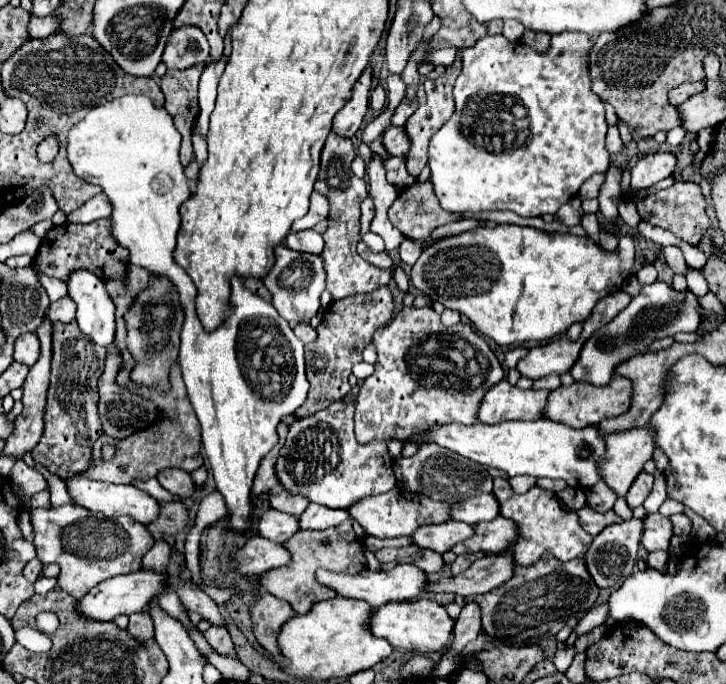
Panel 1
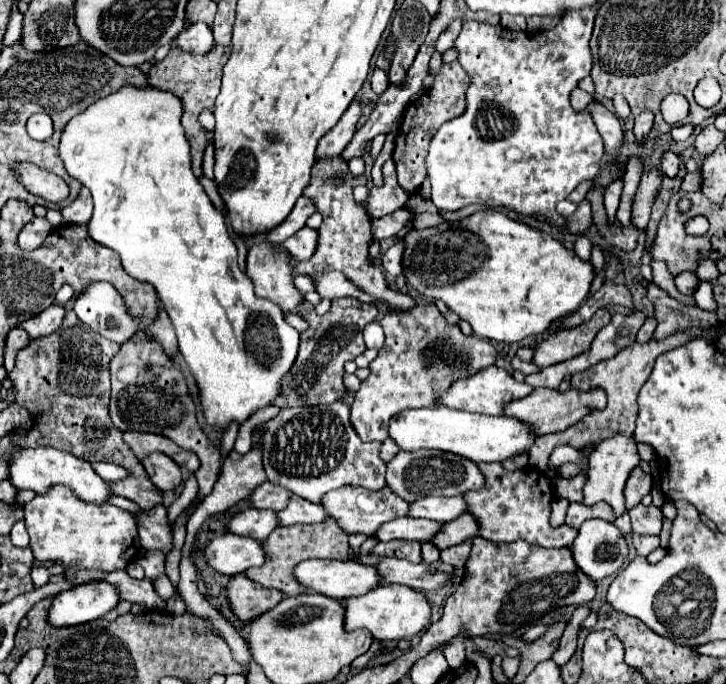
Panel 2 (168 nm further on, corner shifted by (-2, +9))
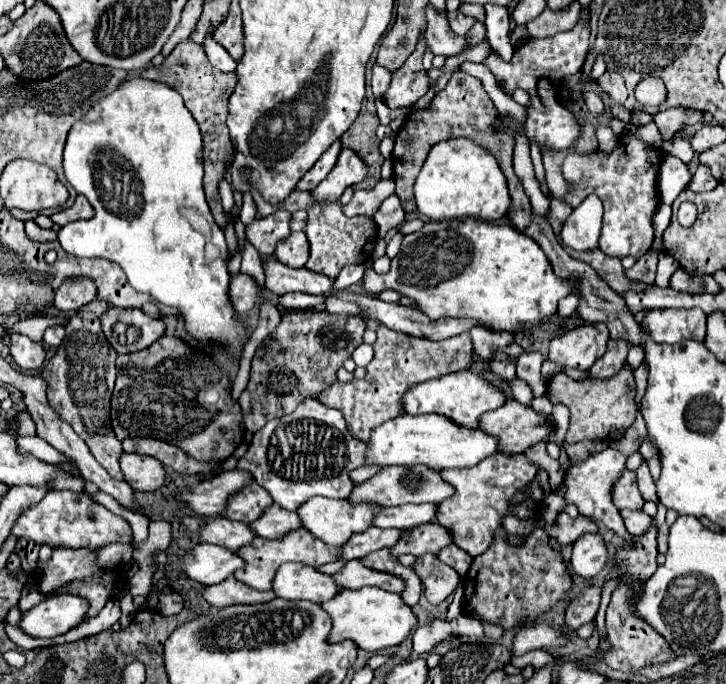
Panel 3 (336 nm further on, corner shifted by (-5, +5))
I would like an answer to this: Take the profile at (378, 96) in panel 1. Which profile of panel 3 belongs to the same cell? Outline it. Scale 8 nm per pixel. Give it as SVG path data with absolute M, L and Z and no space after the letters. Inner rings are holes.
M380 66L372 68L372 92L376 98L384 96L386 88L390 86L390 80L392 80L392 76L386 68L380 68Z

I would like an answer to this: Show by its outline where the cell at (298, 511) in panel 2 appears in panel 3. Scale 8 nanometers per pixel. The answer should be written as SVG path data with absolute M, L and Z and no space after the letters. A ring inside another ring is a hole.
M278 504L268 508L260 520L254 520L250 528L262 536L262 538L284 538L288 532L298 530L302 526L302 520L296 512L290 512Z

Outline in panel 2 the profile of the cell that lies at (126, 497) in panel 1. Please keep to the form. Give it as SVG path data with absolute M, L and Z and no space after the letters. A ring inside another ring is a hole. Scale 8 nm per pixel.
M17 448L9 454L9 482L17 490L33 490L37 494L47 492L53 484L67 484L73 488L73 492L85 500L85 502L95 502L103 504L111 496L109 484L101 480L91 464L83 458L77 458L69 452L61 452L55 448Z

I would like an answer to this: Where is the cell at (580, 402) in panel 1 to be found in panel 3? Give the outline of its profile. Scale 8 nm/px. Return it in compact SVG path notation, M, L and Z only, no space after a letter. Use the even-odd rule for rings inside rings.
M508 400L504 406L486 412L480 418L480 430L492 430L494 436L500 436L500 452L506 454L522 454L554 432L548 418L518 400Z

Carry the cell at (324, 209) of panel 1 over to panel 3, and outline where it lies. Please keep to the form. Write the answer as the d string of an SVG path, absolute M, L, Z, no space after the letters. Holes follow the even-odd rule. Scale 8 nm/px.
M280 208L274 214L256 218L252 224L248 224L246 236L256 246L258 252L272 254L276 244L290 236L290 232L292 232L290 222L292 222L292 212Z

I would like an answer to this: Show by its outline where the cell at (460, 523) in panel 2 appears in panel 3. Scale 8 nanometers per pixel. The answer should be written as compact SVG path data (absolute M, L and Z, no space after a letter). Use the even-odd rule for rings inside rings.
M432 522L432 524L424 524L420 528L410 528L410 530L404 530L398 544L392 548L392 554L394 556L400 556L400 554L414 554L414 556L422 556L422 554L438 554L442 548L450 546L452 544L452 532L438 524L438 522Z

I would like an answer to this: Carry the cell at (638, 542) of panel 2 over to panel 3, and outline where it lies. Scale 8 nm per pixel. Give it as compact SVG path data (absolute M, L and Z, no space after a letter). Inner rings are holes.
M606 448L606 450L602 450L602 452L594 454L594 456L590 456L586 462L570 468L568 478L566 478L566 502L576 504L580 514L584 514L584 516L588 516L588 518L592 518L596 522L602 522L604 526L614 530L622 540L628 540L628 544L634 544L636 536L632 536L626 530L624 520L620 516L620 510L612 502L614 484L618 482L618 478L622 476L624 470L626 470L626 456L620 450Z

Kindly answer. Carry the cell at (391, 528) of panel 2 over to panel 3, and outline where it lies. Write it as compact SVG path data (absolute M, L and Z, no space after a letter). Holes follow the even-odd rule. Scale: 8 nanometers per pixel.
M368 528L362 534L352 536L352 540L348 540L346 546L342 546L344 552L344 560L352 560L352 558L364 558L370 552L376 552L380 548L392 548L398 540L400 540L402 530L398 528Z

